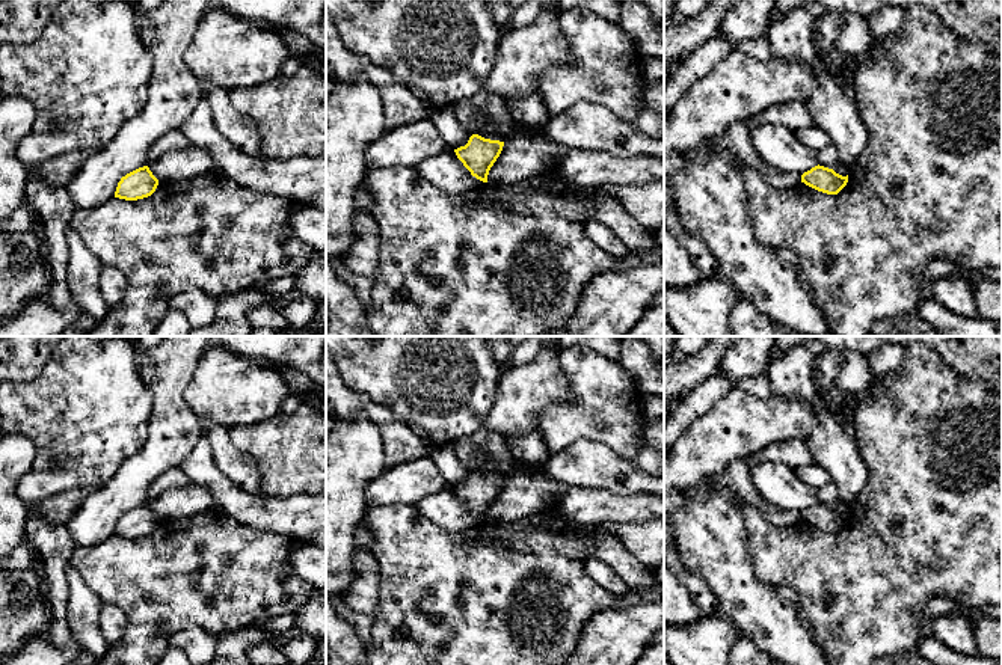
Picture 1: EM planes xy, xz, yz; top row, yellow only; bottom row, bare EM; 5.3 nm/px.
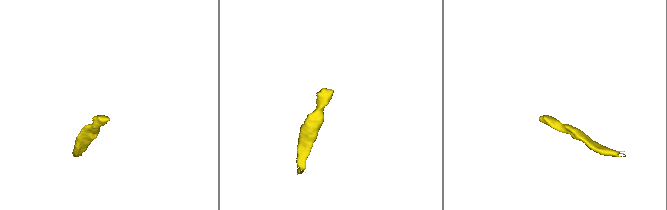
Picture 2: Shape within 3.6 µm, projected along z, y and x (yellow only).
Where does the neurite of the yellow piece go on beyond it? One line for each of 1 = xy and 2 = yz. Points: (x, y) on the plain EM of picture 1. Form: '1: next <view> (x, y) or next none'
1: next none
2: next none

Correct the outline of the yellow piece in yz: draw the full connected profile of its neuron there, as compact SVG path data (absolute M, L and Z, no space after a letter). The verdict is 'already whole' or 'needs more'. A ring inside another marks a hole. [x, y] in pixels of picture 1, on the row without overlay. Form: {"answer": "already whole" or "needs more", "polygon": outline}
{"answer": "already whole", "polygon": "M818 502L801 513L801 520L822 531L838 532L847 523L848 513L842 514Z"}

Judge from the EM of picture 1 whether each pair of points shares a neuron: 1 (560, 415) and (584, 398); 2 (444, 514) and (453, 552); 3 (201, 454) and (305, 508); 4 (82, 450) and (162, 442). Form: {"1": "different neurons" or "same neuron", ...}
{"1": "same neuron", "2": "different neurons", "3": "same neuron", "4": "different neurons"}

